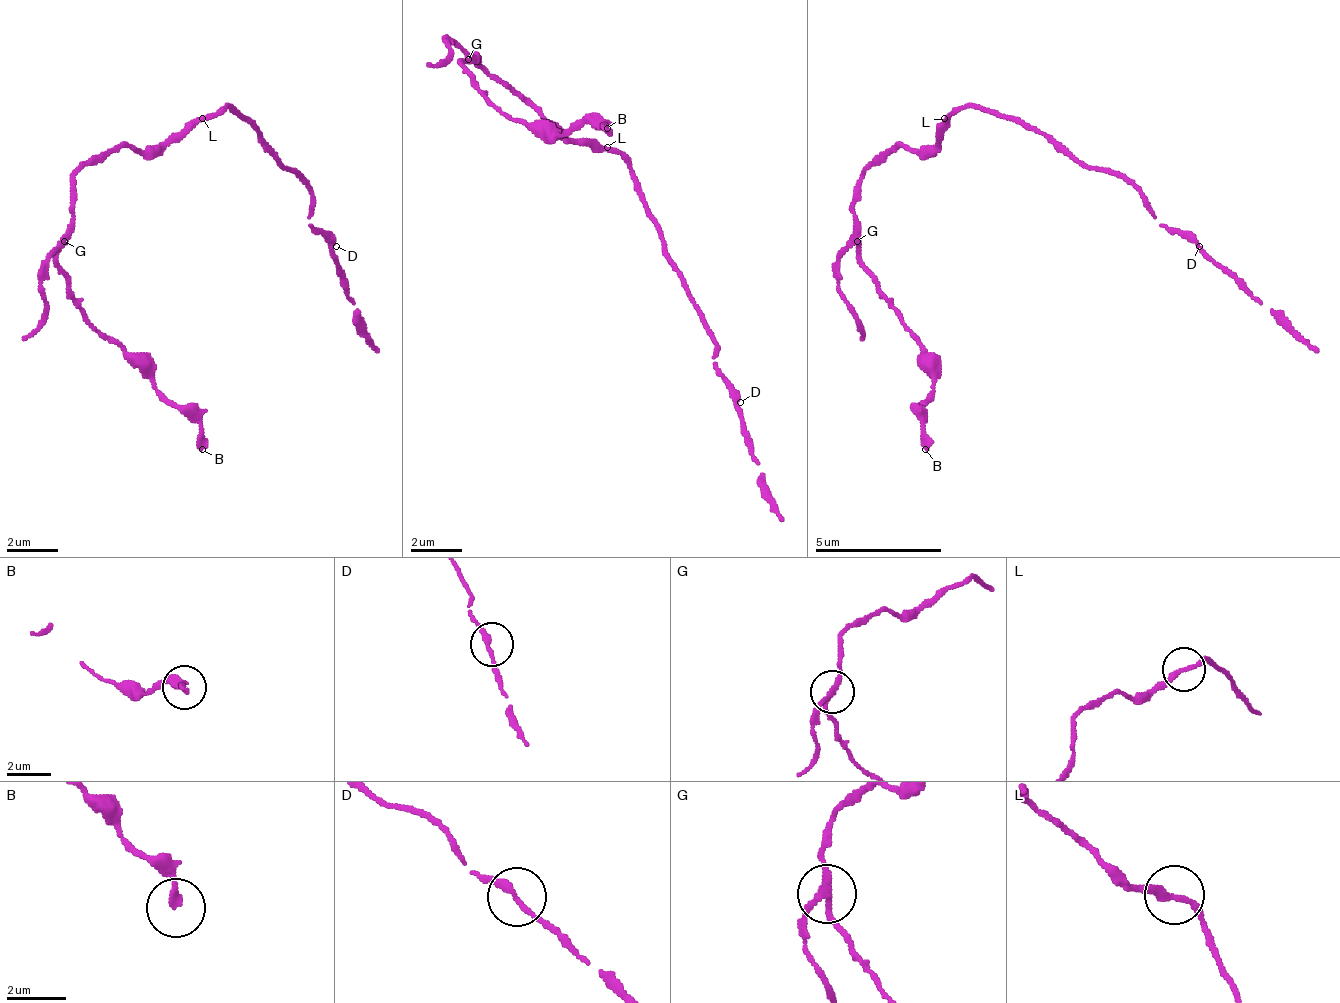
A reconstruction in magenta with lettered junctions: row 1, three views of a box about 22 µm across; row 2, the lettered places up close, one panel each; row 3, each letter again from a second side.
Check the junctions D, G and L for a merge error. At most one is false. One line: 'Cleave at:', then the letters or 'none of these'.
Cleave at: G

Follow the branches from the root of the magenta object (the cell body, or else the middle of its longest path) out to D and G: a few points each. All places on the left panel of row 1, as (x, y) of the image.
D: (196, 118), (208, 118), (221, 106), (247, 118), (278, 163), (304, 182), (310, 195), (310, 227), (336, 246)
G: (196, 118), (158, 144), (138, 150), (119, 144), (94, 157), (75, 176), (75, 201), (62, 239)

